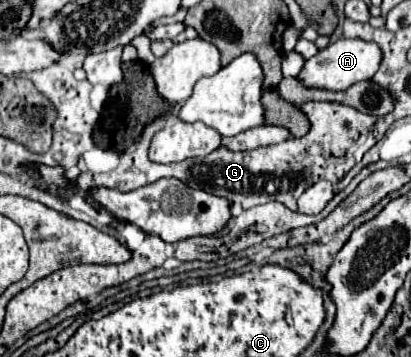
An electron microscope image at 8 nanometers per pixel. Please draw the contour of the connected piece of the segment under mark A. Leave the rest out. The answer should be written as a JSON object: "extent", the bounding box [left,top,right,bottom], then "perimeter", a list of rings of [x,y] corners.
{"extent":[298,39,382,91],"perimeter":[[[338,39],[338,41],[330,43],[326,49],[318,51],[318,55],[308,59],[298,77],[302,79],[302,83],[306,87],[322,87],[322,89],[332,89],[332,91],[342,91],[358,81],[372,79],[374,73],[378,71],[380,61],[382,61],[382,51],[378,45],[374,45],[374,41]]]}

